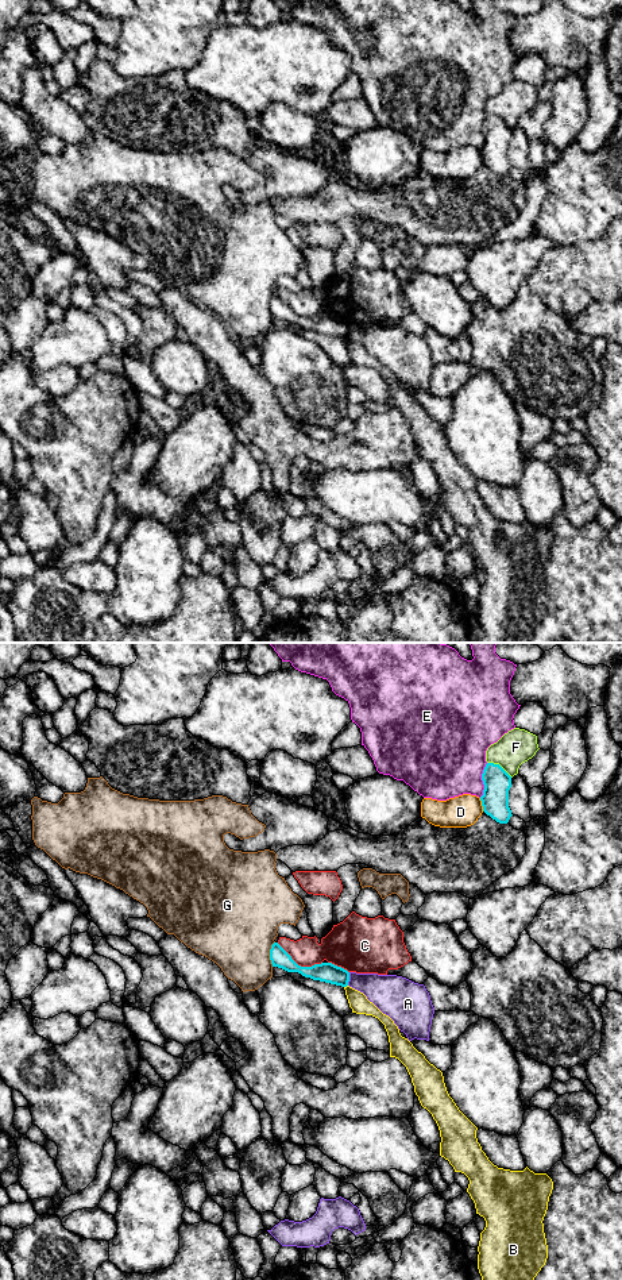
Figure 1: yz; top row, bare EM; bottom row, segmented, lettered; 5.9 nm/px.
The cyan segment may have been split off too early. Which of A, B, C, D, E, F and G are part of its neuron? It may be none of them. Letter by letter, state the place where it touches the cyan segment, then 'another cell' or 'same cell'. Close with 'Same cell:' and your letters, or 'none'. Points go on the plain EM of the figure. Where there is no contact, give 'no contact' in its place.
A: yz (348, 331) | another cell
B: yz (346, 338) | another cell
C: yz (300, 317) | another cell
D: yz (482, 157) | another cell
E: yz (482, 131) | another cell
F: yz (498, 116) | another cell
G: yz (270, 305) | another cell
Same cell: none

